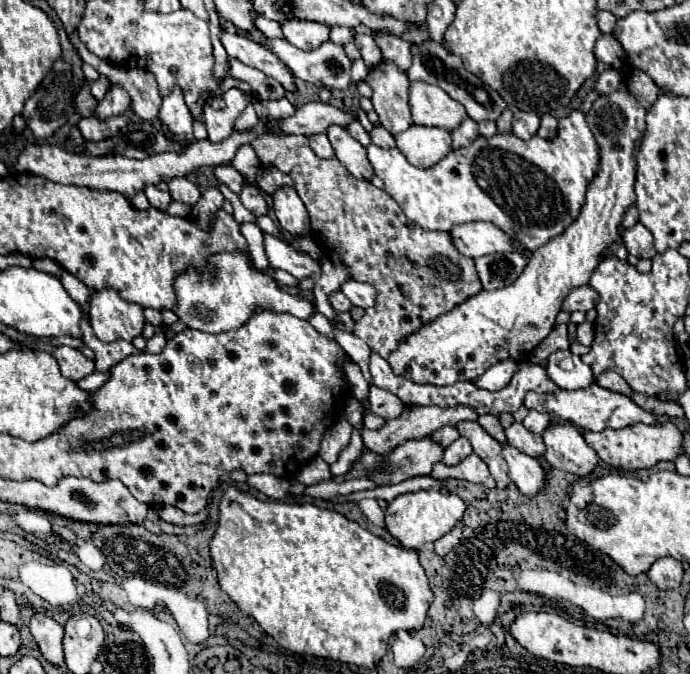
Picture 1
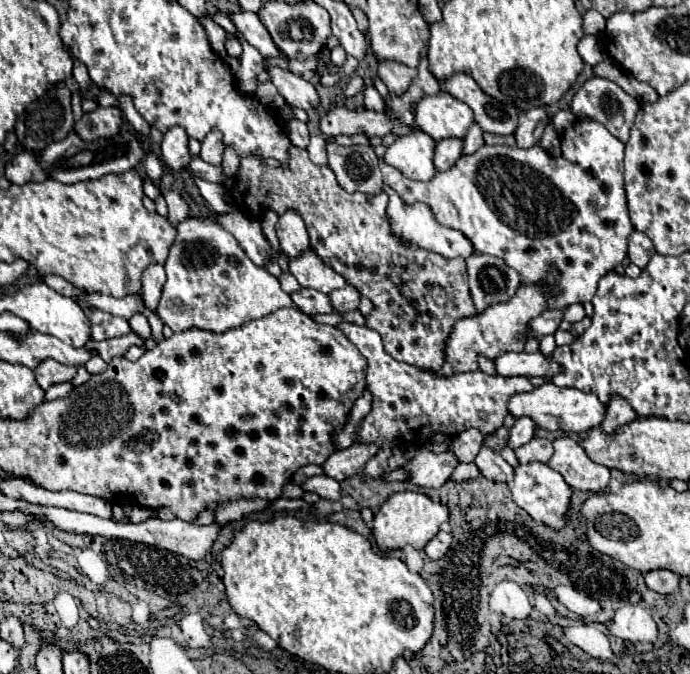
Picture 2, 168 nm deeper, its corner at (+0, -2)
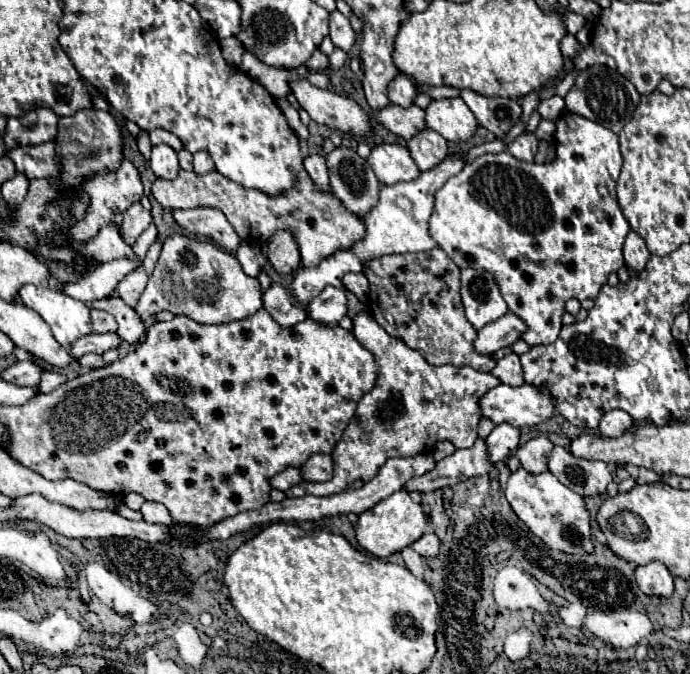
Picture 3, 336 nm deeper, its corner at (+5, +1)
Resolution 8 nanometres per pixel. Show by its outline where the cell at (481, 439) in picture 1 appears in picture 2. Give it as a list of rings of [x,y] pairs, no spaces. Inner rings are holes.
[[[484,445],[480,449],[480,453],[476,455],[474,463],[478,465],[480,473],[490,479],[490,481],[502,481],[502,483],[510,483],[514,477],[514,469],[502,459],[502,455],[494,449],[490,449],[488,445]]]

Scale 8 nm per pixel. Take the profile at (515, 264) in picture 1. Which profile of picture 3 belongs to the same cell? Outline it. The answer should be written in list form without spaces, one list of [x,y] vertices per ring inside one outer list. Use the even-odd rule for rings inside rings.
[[[461,270],[461,298],[465,316],[475,330],[481,330],[487,322],[499,320],[507,312],[493,276],[483,270]]]

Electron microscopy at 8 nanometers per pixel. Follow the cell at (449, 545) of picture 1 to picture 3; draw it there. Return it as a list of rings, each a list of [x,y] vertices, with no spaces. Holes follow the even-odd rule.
[[[425,532],[419,540],[411,544],[411,548],[425,558],[433,558],[439,554],[439,538],[435,536],[435,532]]]

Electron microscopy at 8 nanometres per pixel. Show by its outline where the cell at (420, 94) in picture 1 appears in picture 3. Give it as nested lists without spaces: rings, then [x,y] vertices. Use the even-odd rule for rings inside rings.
[[[461,98],[433,100],[427,106],[427,128],[439,132],[449,142],[473,138],[479,122]]]

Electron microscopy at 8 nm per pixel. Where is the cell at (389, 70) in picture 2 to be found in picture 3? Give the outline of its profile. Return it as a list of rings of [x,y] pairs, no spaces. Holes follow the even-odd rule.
[[[399,74],[389,84],[389,100],[401,108],[409,108],[417,96],[417,88],[405,74]]]

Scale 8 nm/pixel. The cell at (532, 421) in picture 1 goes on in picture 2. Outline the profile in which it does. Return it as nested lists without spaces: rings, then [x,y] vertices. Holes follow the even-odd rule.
[[[520,417],[520,419],[516,421],[516,425],[510,429],[510,441],[508,441],[508,447],[516,449],[516,447],[528,443],[528,441],[534,437],[534,429],[536,429],[534,421],[530,421],[528,417]]]

